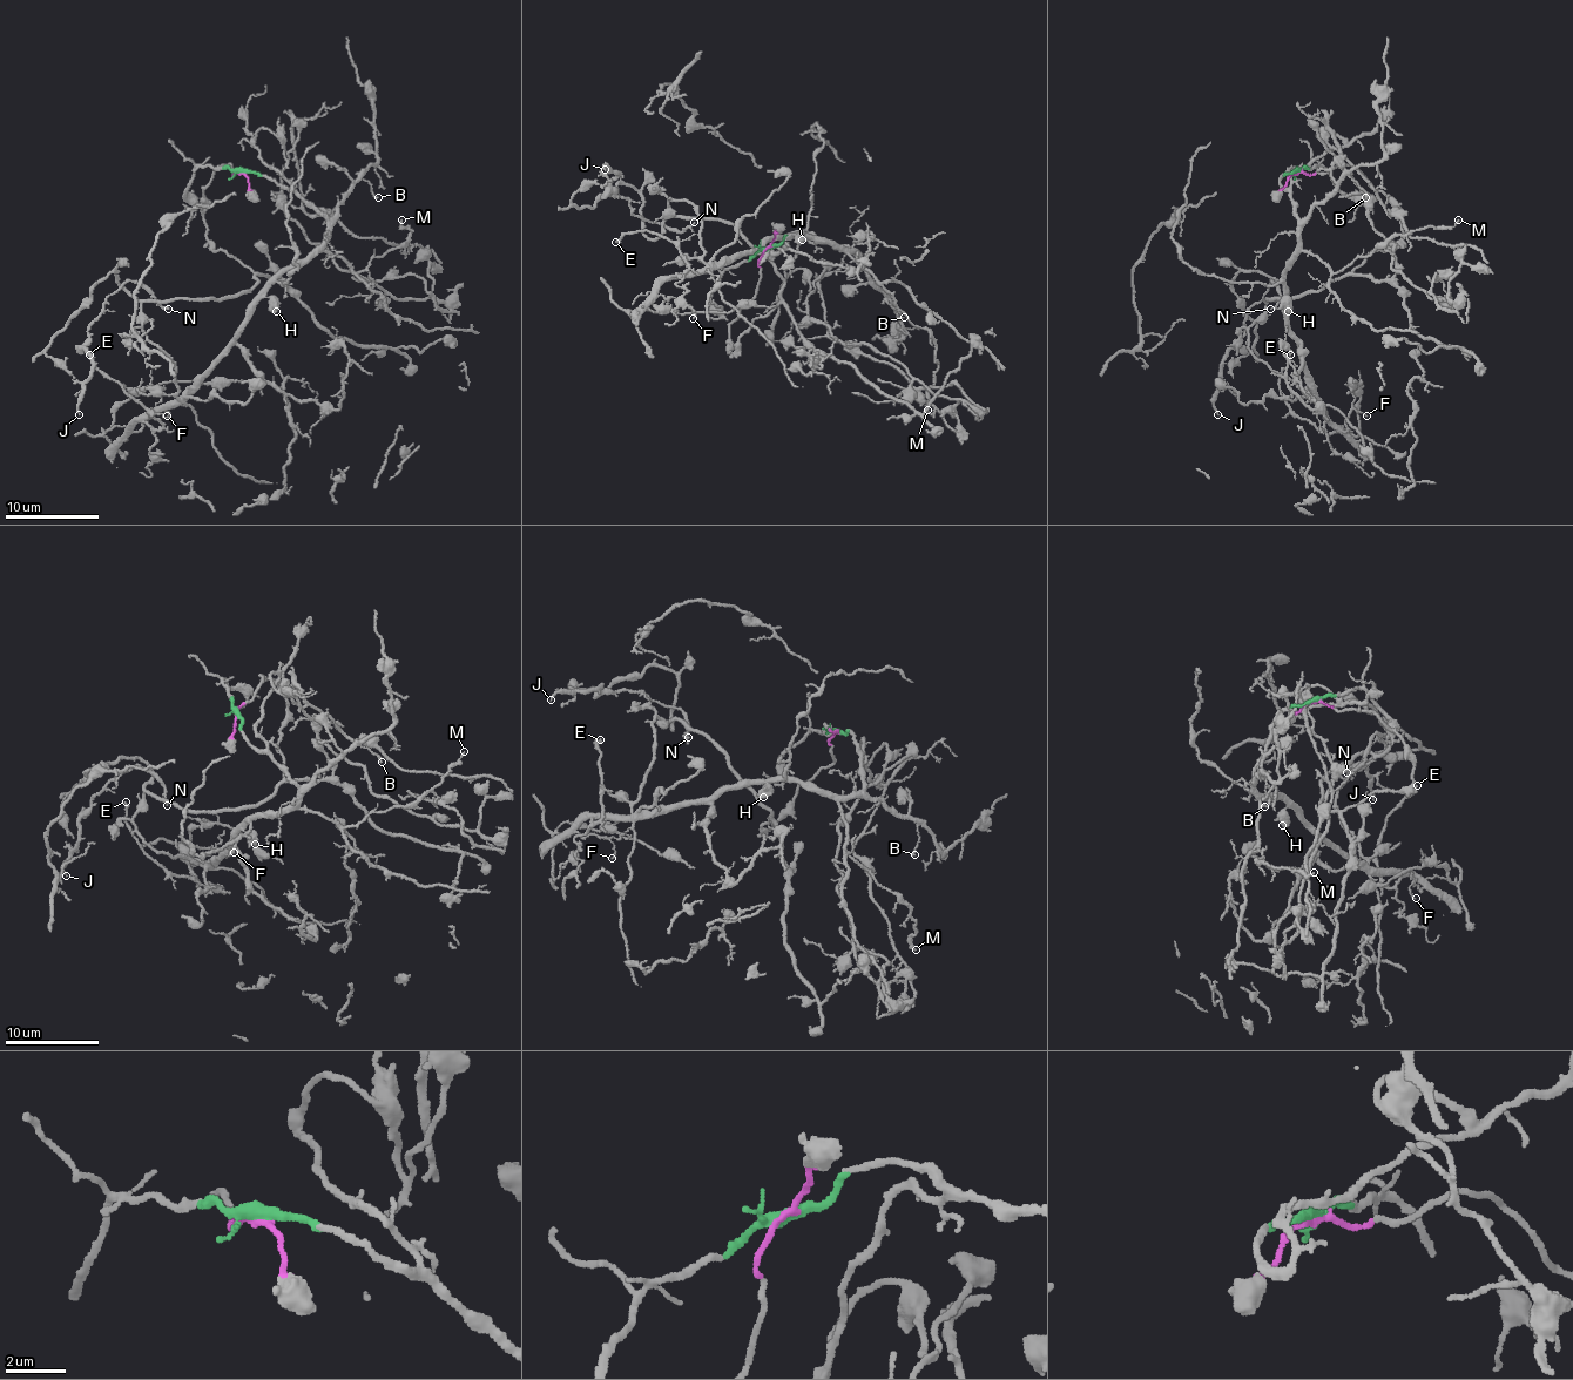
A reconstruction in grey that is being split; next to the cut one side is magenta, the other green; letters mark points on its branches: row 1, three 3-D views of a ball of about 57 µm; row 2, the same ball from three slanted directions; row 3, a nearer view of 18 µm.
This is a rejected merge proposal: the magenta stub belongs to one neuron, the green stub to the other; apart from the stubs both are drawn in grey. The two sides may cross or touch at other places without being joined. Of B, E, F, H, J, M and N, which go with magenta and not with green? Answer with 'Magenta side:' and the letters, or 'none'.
Magenta side: J, N

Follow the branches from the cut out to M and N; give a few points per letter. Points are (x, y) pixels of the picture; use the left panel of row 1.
M: (242, 170), (298, 191), (326, 220), (324, 250), (355, 271), (406, 238), (411, 229), (399, 227), (402, 220)
N: (242, 173), (223, 163), (204, 189), (207, 234), (258, 278), (235, 295), (143, 299), (117, 278), (169, 309)

